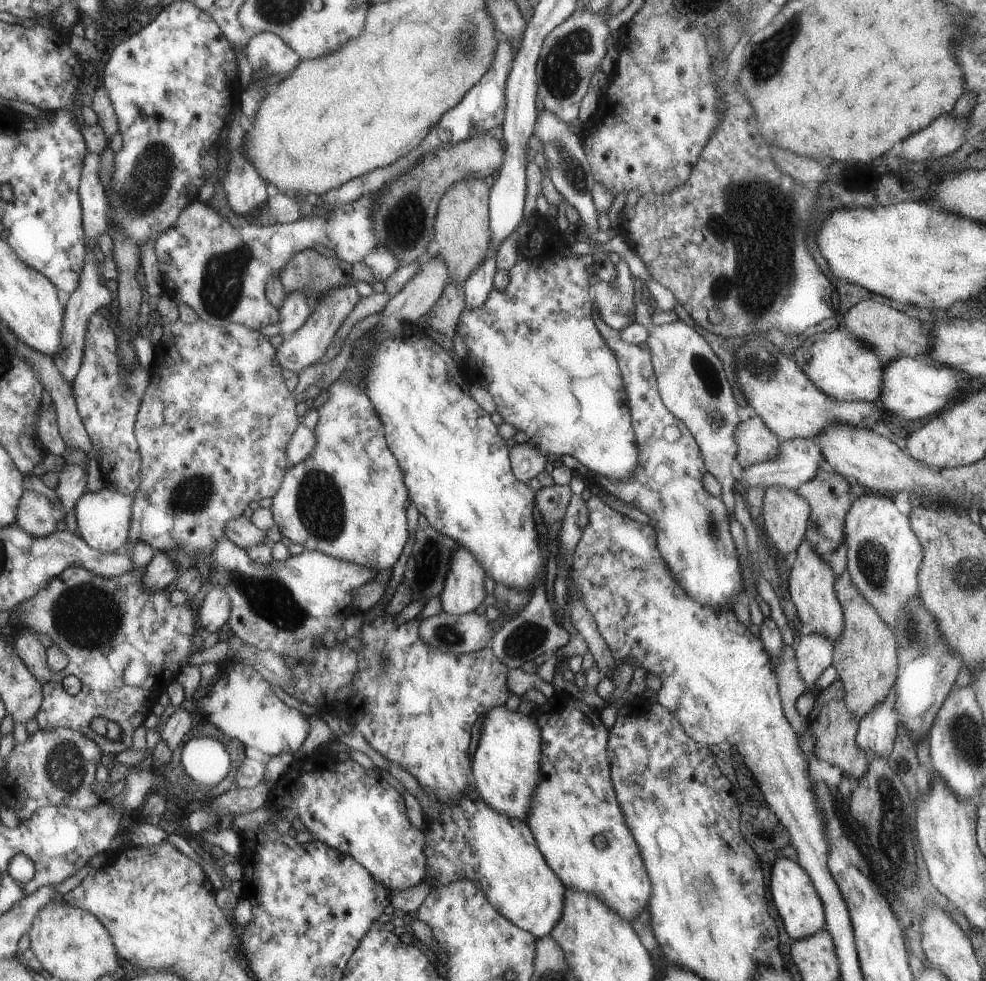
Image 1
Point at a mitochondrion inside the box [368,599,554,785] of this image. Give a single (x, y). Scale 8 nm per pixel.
(521, 644)

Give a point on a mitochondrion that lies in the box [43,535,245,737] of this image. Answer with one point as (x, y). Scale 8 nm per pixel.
(84, 613)

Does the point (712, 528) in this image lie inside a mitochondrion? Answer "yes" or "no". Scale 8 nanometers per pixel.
yes

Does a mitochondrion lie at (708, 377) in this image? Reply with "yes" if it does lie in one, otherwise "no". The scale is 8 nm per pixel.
yes

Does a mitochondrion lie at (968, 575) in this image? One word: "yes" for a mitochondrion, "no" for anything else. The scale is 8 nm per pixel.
yes

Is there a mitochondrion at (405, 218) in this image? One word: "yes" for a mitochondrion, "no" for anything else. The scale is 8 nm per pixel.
yes

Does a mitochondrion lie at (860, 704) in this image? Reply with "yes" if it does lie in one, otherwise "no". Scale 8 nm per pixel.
no

